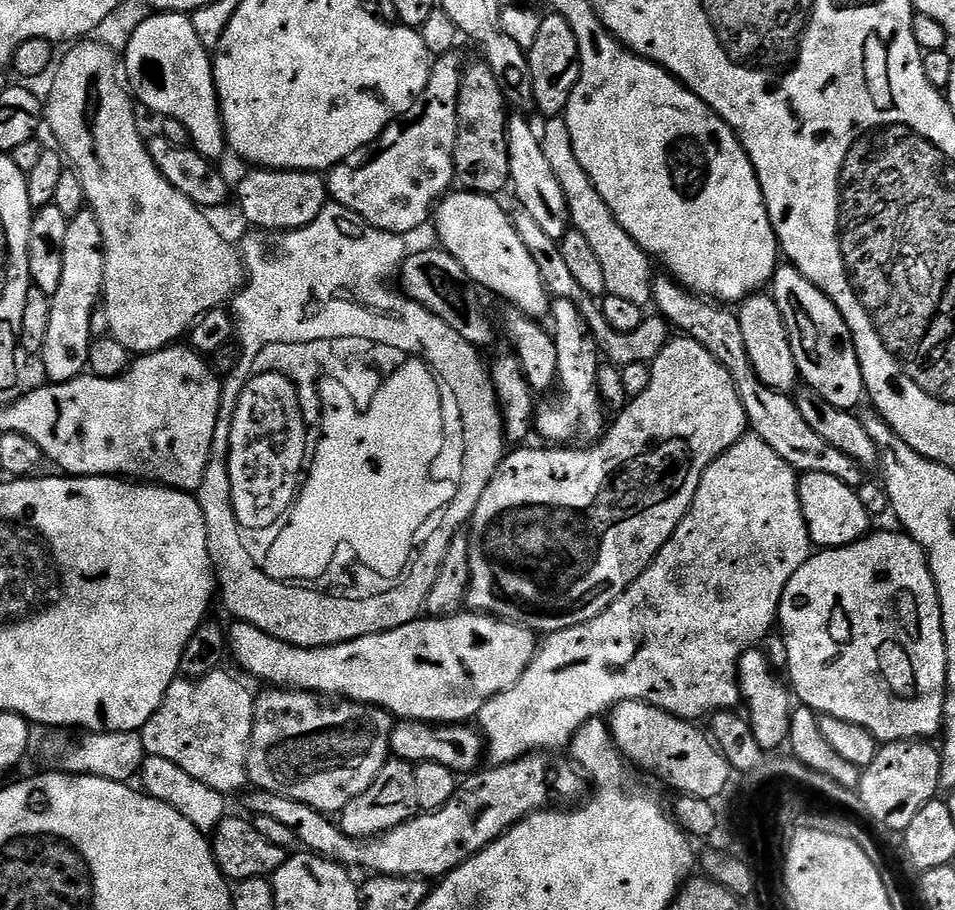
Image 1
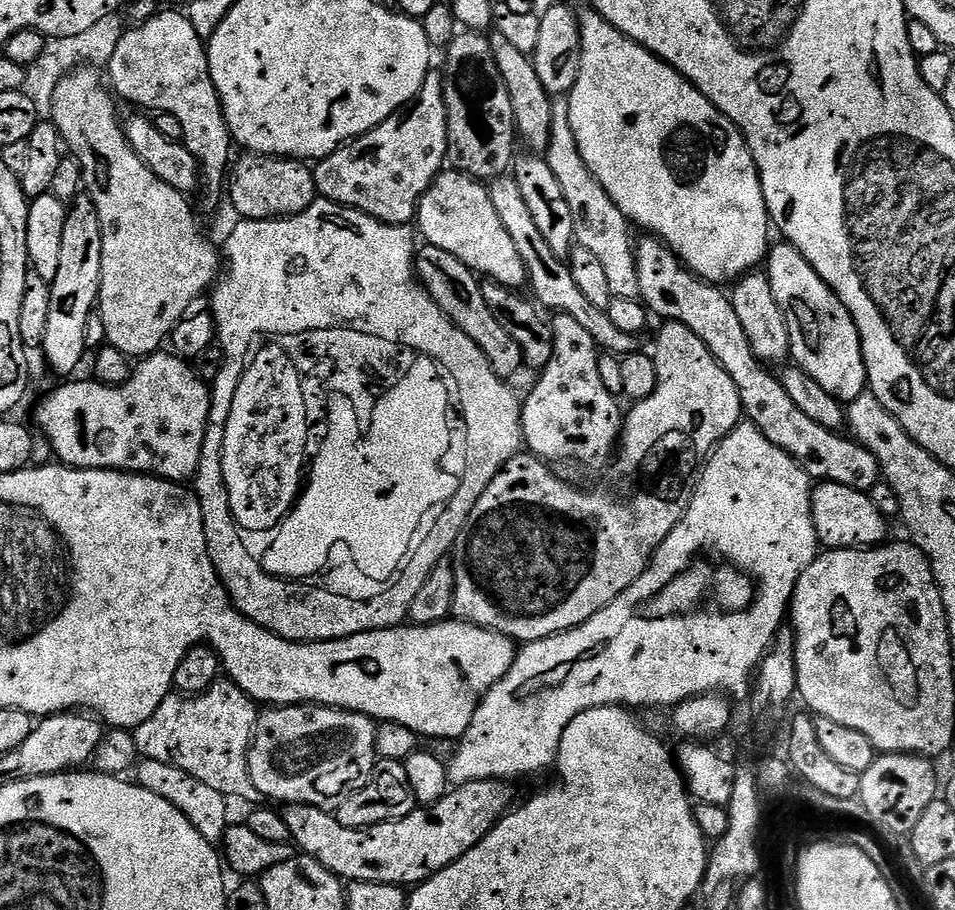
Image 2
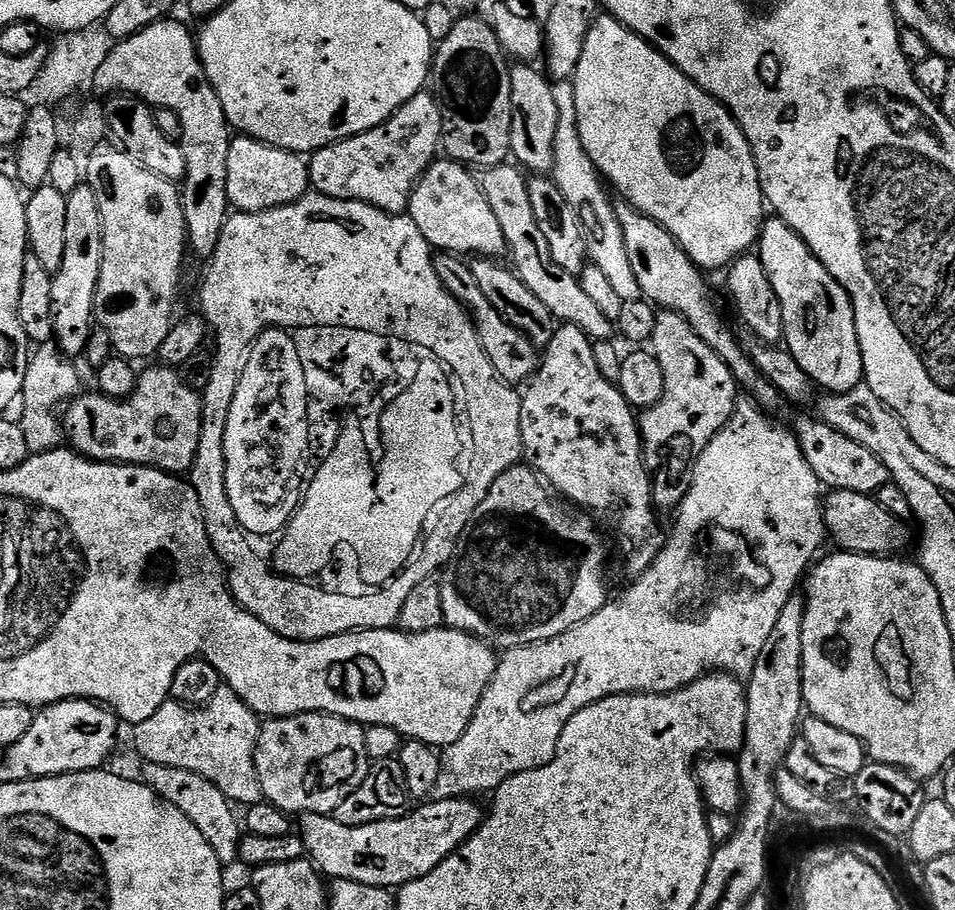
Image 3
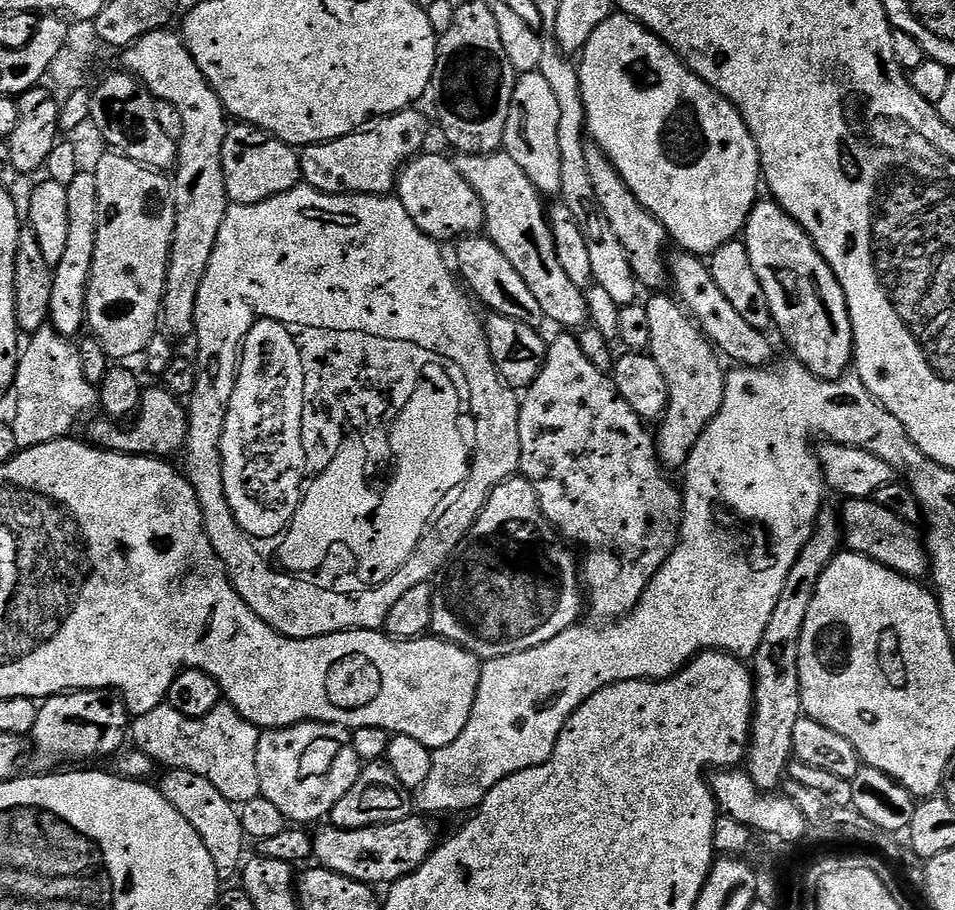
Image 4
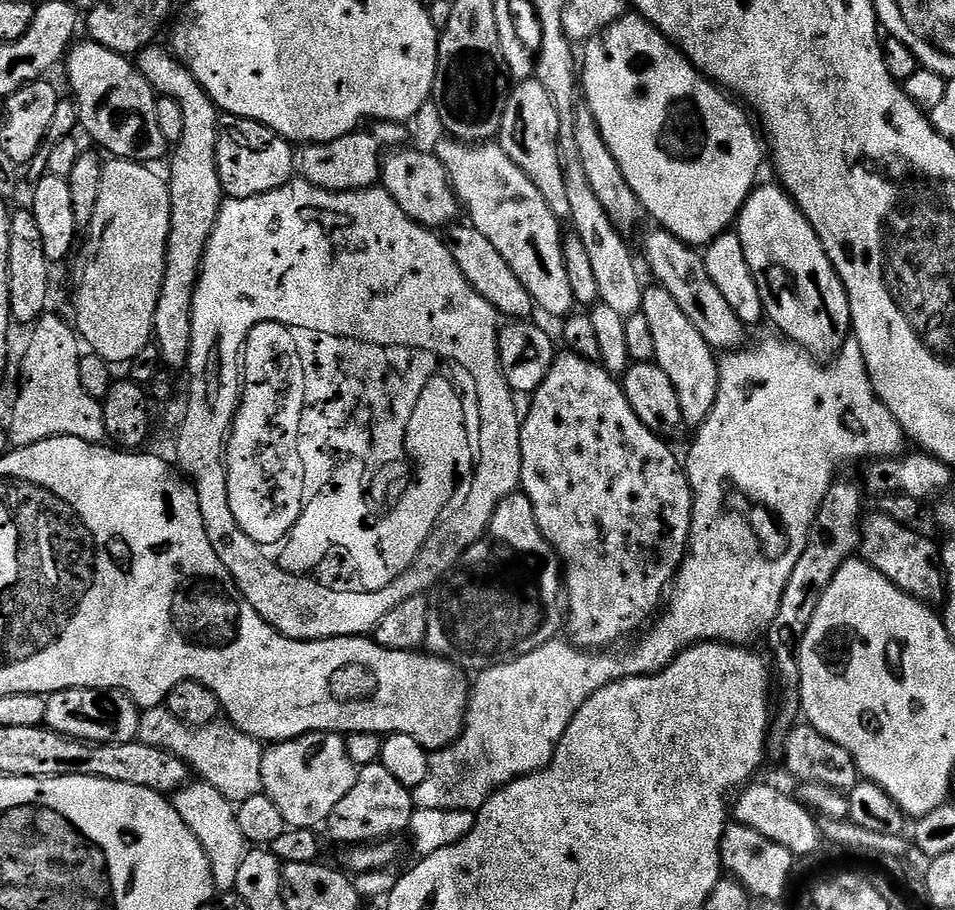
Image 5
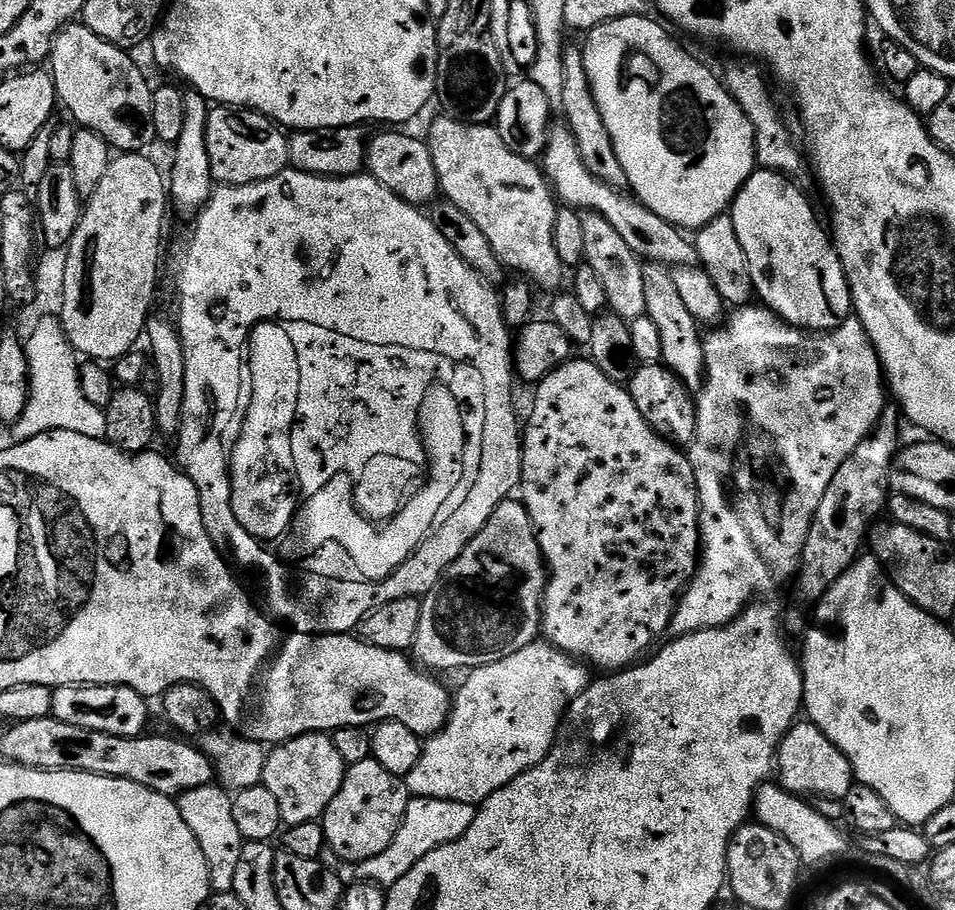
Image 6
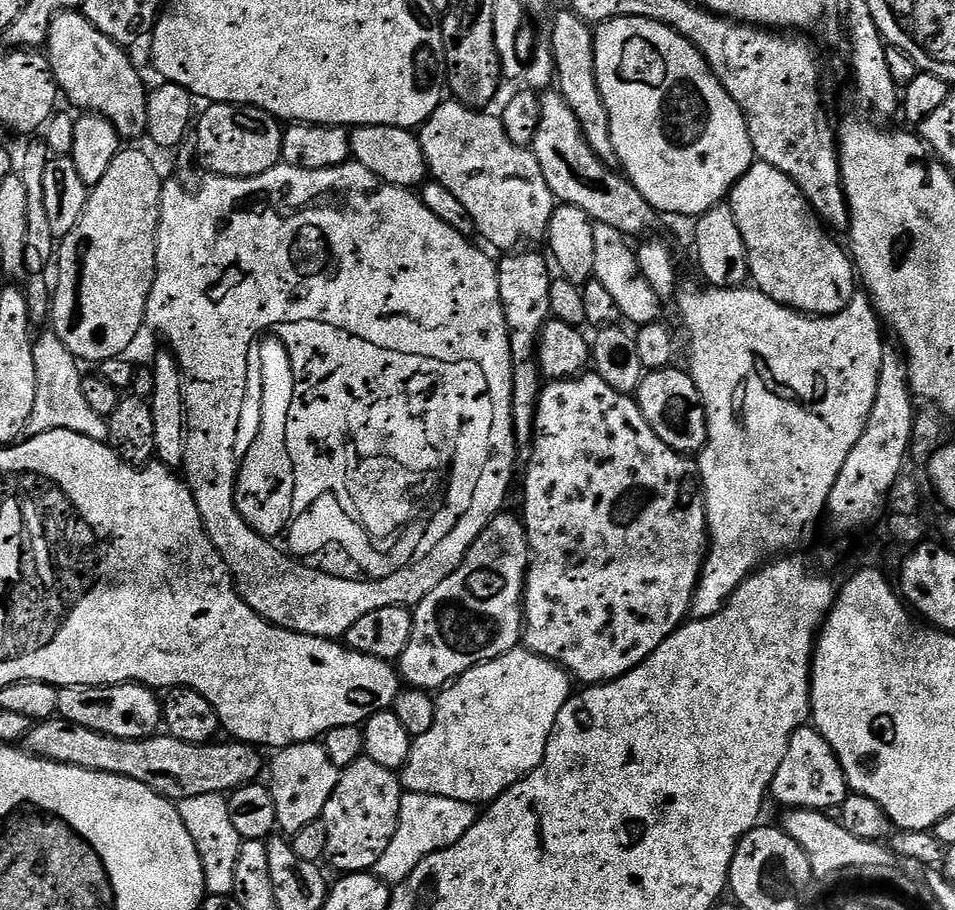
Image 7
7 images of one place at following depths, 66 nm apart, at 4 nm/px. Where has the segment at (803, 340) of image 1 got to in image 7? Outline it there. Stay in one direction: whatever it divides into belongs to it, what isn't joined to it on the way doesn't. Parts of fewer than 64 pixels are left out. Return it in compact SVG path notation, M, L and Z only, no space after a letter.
M754 162L732 187L730 207L746 242L751 283L762 294L809 316L838 314L857 295L858 277L851 255L843 243L835 244L827 236L802 190L782 170Z

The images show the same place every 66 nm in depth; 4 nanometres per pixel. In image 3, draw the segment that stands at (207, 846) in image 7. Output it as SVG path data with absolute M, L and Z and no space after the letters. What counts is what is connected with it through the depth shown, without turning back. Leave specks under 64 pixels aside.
M147 763L143 765L143 769L143 784L150 790L154 790L154 794L158 794L166 802L170 802L170 806L178 806L178 810L182 810L182 814L186 814L186 818L190 818L190 822L194 822L194 826L198 826L202 838L206 838L206 842L210 842L210 846L214 850L214 854L218 854L221 864L231 866L233 863L235 865L240 858L242 820L238 812L236 816L237 809L231 800L228 800L226 795L222 794L217 786L214 786L214 783L191 770Z

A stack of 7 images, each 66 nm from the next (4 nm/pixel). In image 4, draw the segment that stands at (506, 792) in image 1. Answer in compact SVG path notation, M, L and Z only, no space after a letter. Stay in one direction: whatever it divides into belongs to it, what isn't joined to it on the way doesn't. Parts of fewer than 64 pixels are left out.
M413 814L398 822L379 824L358 830L346 830L325 826L315 833L312 854L315 863L329 868L346 878L354 878L363 884L391 886L397 880L418 870L437 847L436 832L423 815Z

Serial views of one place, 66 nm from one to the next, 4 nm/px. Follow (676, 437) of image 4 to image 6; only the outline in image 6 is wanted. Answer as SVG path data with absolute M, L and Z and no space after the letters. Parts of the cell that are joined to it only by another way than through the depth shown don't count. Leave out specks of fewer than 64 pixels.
M648 262L643 265L642 271L644 273L644 297L646 298L644 311L650 318L650 322L658 325L658 334L662 334L663 363L689 390L699 389L706 375L701 325L697 324L690 310L686 310L681 296L678 295L678 289L674 286L674 280L670 278L665 268L660 264Z

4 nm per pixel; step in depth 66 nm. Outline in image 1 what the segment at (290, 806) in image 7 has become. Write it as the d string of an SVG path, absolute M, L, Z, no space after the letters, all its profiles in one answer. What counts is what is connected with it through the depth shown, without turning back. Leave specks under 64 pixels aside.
M272 686L264 691L268 692L259 693L255 697L255 704L253 706L253 732L252 739L248 743L247 752L249 781L259 791L273 792L274 794L282 794L286 798L294 798L294 802L302 802L306 806L310 806L314 810L325 814L339 814L351 800L358 798L358 794L362 794L362 790L366 790L366 786L370 786L370 782L374 782L374 778L382 770L382 766L388 763L390 759L390 734L392 733L392 725L394 723L392 713L384 708L376 707L375 704L357 704L354 700L343 698L335 700L314 692L298 692L294 688L277 688Z

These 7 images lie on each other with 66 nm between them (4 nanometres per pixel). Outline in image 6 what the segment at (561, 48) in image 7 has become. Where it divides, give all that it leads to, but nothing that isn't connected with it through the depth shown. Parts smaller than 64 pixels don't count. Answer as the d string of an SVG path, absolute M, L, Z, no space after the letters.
M565 47L564 73L566 82L562 90L562 98L558 108L564 111L563 123L574 134L574 142L578 146L578 154L582 154L582 162L586 170L598 182L604 182L610 188L624 190L628 188L626 170L622 170L622 162L618 162L618 154L614 154L614 138L610 138L610 130L606 130L606 122L602 122L602 110L598 110L598 102L592 93L590 78L586 74L584 54L579 47Z

